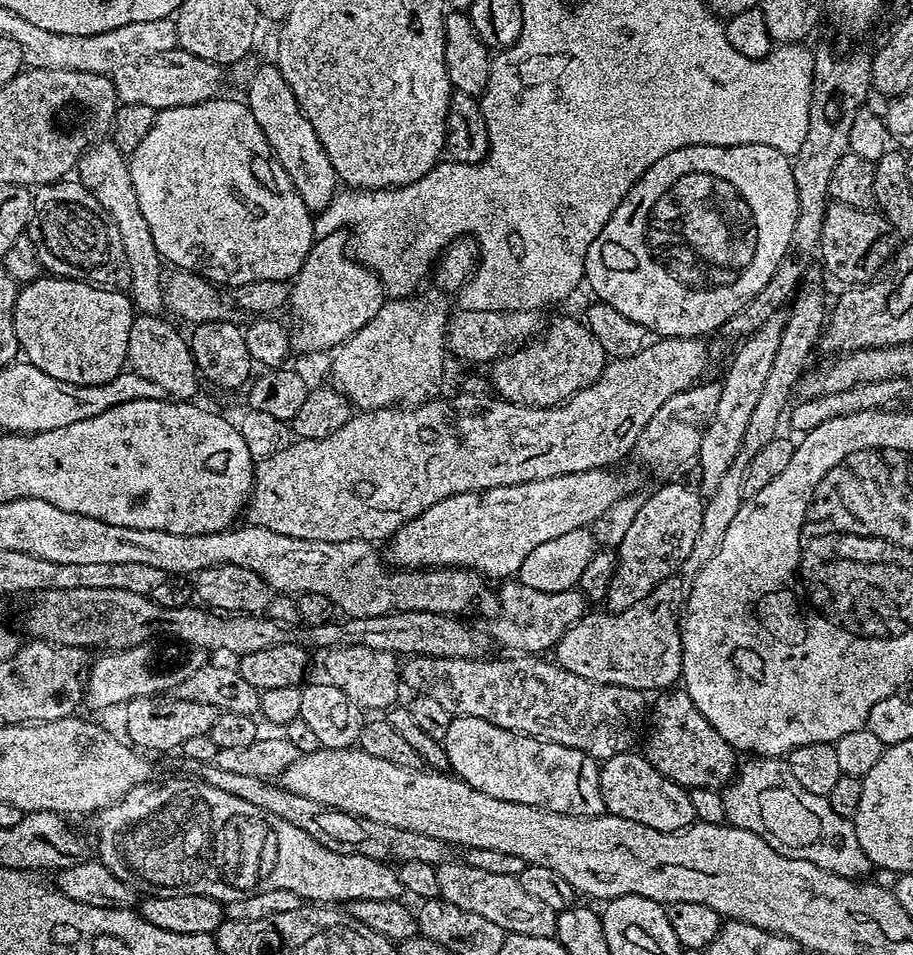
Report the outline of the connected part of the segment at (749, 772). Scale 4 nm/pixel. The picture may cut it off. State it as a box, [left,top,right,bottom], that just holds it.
[723,758,873,880]

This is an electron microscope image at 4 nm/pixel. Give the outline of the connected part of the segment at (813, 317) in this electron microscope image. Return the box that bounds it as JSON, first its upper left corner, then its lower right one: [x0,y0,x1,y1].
[554,282,826,694]

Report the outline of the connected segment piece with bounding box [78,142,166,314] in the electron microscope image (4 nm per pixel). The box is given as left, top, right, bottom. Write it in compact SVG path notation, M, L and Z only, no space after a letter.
M111 142L97 143L80 157L78 179L82 186L86 186L86 190L90 190L90 194L94 194L94 198L98 198L98 206L102 206L102 210L106 210L108 217L118 226L126 270L132 279L130 299L133 305L141 313L160 314L165 311L166 264L158 246L154 246L154 234L150 234L146 218L142 218L142 206L138 206L138 194L134 190L134 178L130 178L128 162L129 157L117 150Z

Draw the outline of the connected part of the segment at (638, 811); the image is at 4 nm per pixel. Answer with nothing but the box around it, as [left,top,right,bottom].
[600,751,697,832]

